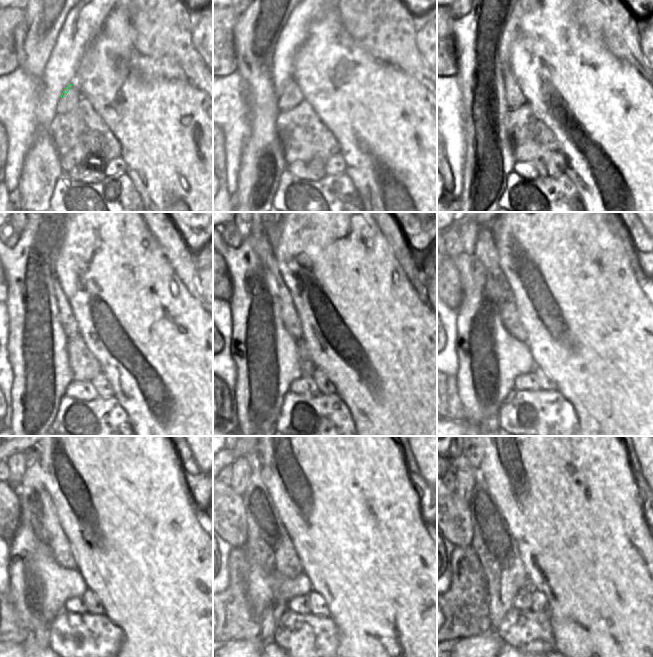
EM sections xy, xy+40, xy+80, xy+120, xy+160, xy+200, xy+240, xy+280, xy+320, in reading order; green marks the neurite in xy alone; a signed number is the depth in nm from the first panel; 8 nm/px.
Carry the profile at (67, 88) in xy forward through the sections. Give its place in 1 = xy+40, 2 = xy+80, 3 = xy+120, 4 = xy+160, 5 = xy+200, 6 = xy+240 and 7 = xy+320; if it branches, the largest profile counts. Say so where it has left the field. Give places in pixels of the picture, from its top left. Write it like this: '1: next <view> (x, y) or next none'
1: next xy+40 (288, 92)
2: next xy+80 (513, 92)
3: next xy+120 (68, 322)
4: next xy+160 (290, 319)
5: next xy+200 (497, 289)
6: next xy+240 (37, 511)
7: next xy+320 (492, 540)

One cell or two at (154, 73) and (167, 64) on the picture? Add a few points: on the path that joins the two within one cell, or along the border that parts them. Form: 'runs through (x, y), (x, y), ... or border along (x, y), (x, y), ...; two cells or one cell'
runs through (157, 70), (164, 67); one cell

